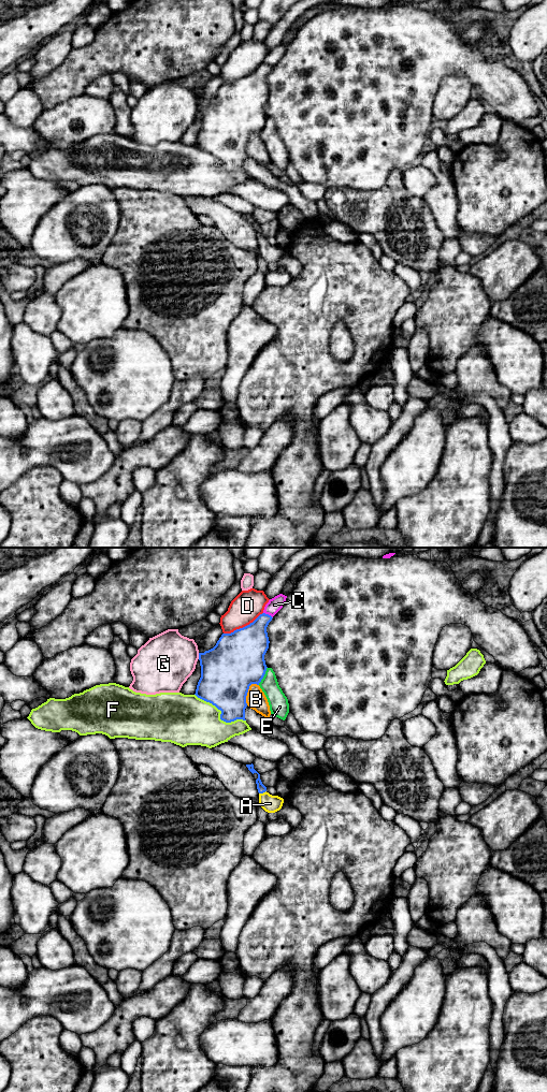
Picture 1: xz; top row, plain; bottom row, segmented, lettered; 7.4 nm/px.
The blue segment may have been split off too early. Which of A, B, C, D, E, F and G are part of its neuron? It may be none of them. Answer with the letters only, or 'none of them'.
A

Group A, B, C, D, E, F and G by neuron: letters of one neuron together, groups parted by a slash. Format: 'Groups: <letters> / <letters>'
Groups: A / B / C / D / E / F / G

